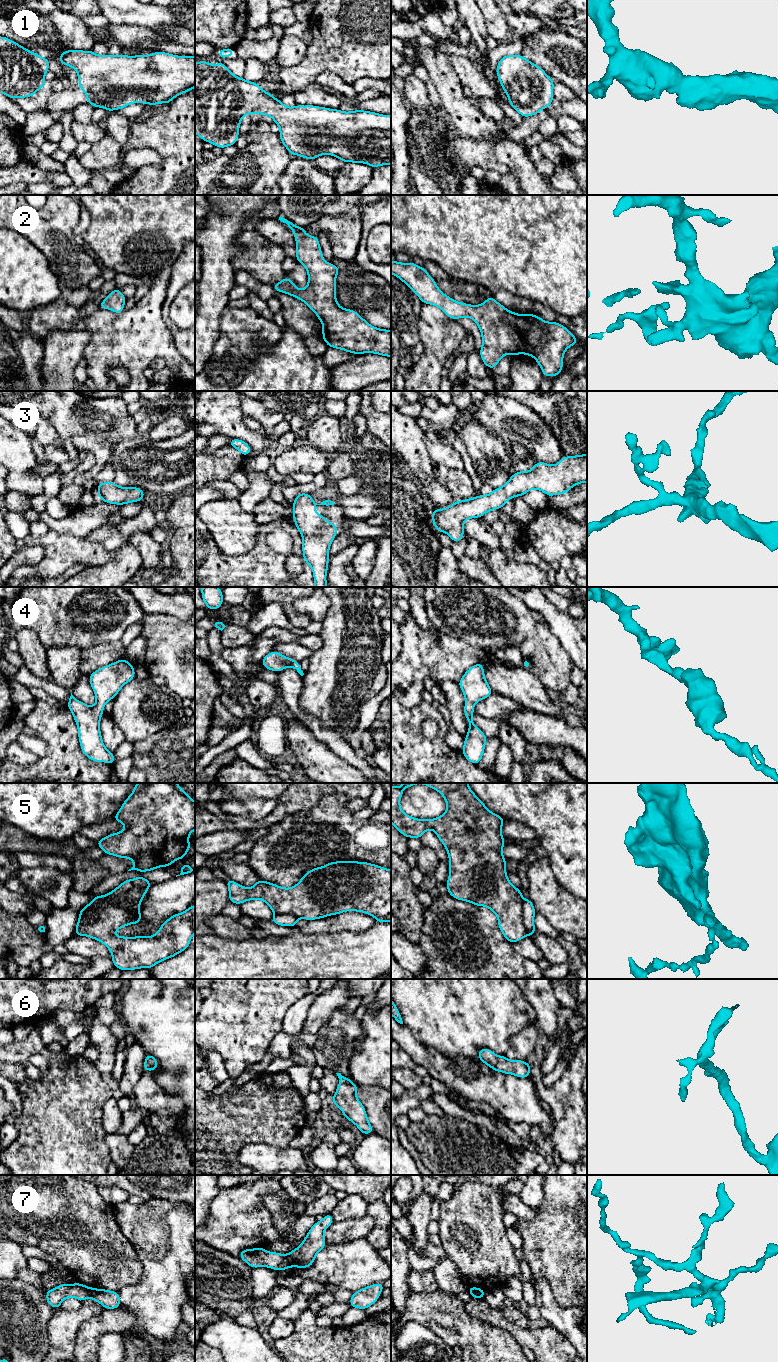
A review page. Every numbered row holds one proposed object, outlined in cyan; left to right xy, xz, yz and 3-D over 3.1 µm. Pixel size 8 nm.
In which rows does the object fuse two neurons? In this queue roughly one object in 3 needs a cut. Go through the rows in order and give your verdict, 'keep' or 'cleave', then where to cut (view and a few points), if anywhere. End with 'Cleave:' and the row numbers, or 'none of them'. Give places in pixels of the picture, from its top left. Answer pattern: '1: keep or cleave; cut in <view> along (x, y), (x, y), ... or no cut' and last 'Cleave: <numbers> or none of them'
1: keep; no cut
2: keep; no cut
3: keep; no cut
4: keep; no cut
5: cleave; cut in xy along (94, 902), (95, 917), (86, 923), (78, 922)
6: keep; no cut
7: cleave; cut in xz along (284, 1255), (291, 1266)
Cleave: 5, 7

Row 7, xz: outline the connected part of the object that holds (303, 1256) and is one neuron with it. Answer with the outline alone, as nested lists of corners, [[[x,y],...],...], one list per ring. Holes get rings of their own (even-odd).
[[[330,1213],[325,1214],[321,1221],[316,1221],[301,1245],[285,1255],[291,1266],[309,1268],[315,1262],[318,1252],[327,1246],[324,1232],[334,1222]]]

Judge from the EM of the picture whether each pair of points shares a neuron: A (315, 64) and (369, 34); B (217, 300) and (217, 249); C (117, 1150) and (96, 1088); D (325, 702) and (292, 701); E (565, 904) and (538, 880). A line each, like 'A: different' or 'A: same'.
A: same
B: same
C: different
D: different
E: same

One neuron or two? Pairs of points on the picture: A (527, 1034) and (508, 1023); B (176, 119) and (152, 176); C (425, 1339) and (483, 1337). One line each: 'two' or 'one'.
A: two
B: one
C: two

